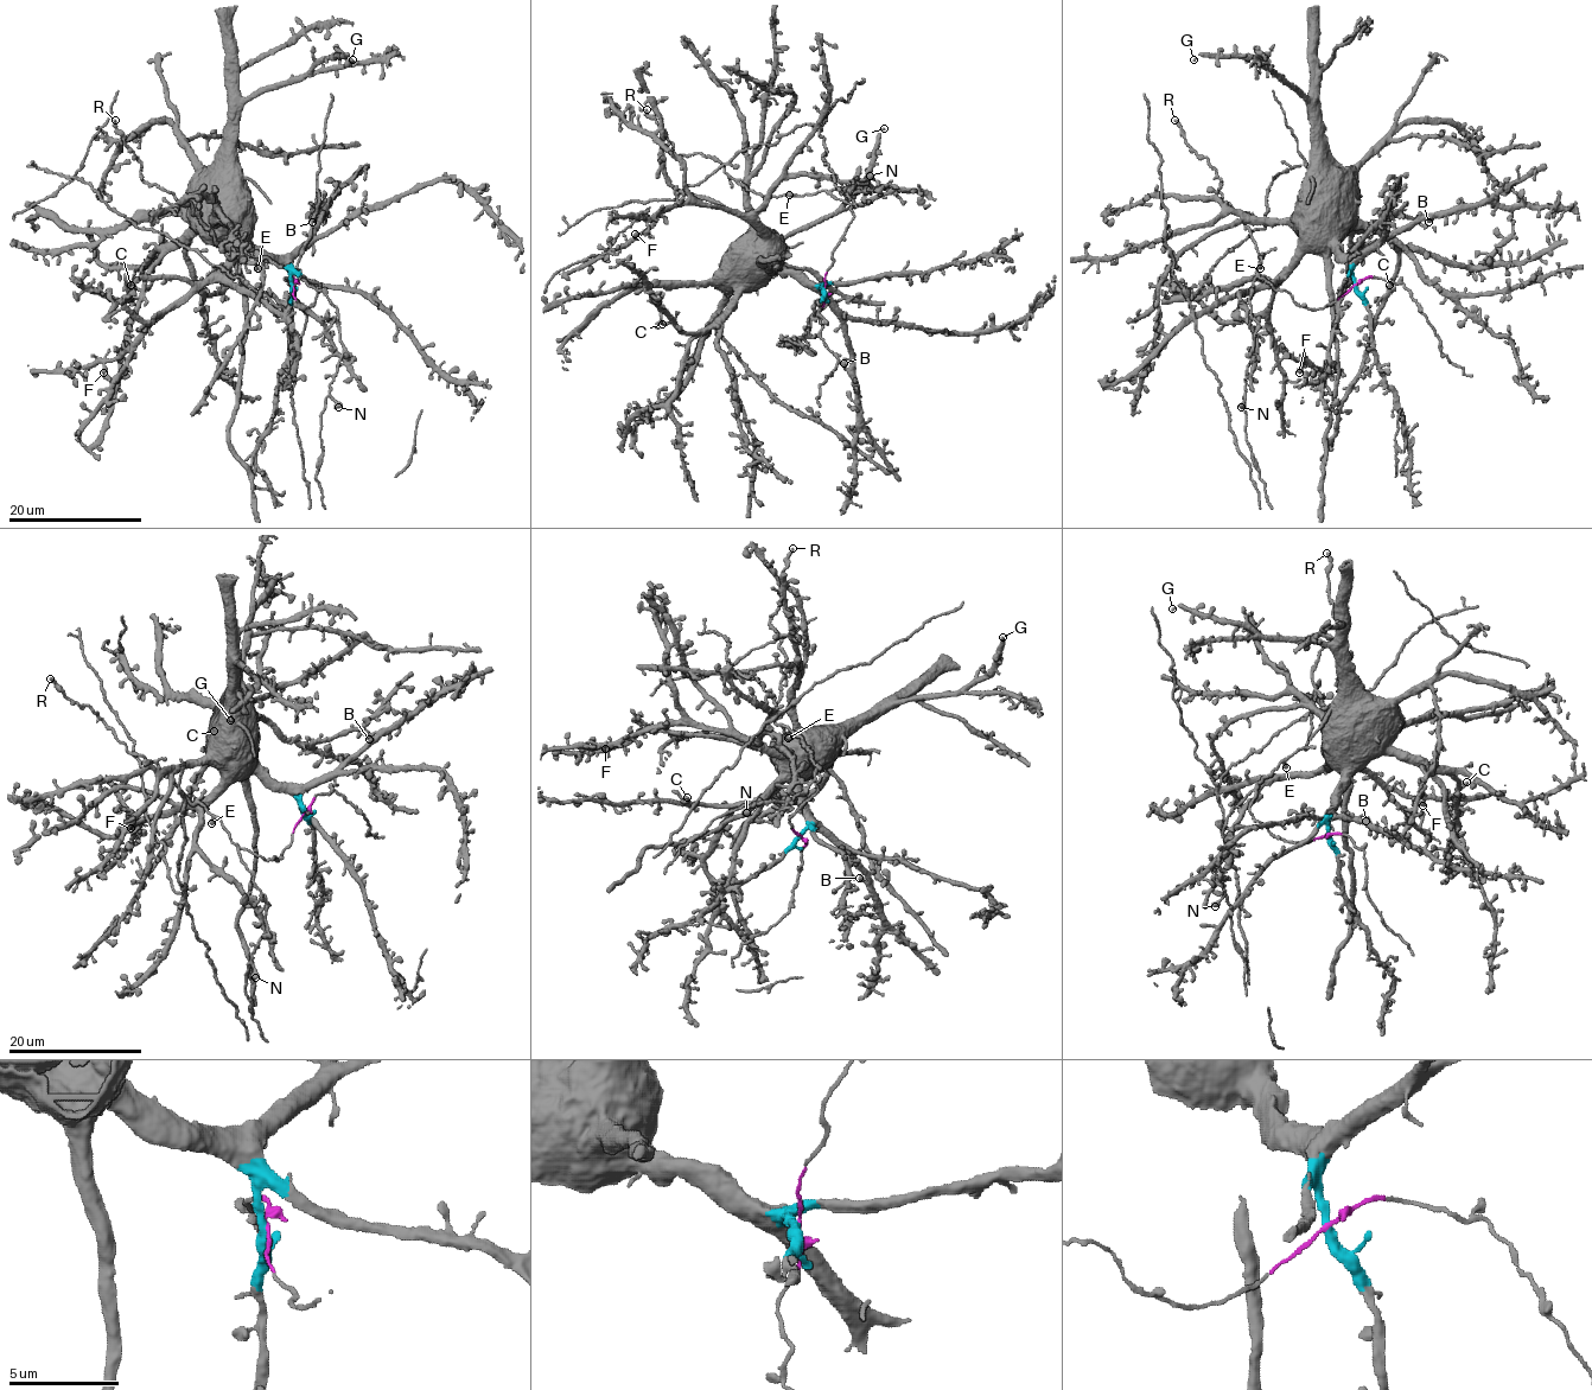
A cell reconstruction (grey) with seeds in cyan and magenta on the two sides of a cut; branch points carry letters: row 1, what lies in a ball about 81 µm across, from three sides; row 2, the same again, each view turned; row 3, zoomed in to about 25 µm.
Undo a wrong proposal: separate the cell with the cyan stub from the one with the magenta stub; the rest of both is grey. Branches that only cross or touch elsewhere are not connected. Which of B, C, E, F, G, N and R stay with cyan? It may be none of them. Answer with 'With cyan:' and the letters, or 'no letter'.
With cyan: B, C, F, G

